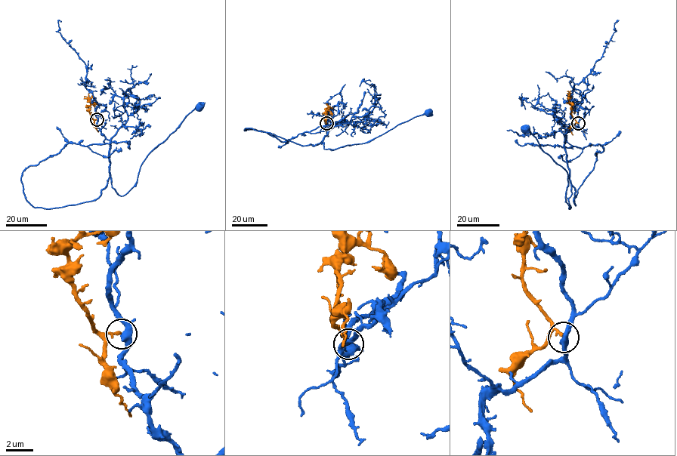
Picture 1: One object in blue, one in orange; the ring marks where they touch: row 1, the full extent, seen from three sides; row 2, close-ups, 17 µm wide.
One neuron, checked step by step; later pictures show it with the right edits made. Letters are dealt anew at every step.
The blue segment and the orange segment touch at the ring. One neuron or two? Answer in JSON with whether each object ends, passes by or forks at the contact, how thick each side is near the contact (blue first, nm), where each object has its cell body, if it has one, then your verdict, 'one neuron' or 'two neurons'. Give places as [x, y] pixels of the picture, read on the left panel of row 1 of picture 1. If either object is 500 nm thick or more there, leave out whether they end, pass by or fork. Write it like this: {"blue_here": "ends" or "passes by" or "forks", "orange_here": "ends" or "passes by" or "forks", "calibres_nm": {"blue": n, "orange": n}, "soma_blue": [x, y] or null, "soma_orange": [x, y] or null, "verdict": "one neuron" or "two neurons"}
{"blue_here": "forks", "orange_here": "ends", "calibres_nm": {"blue": 360, "orange": 200}, "soma_blue": [199, 106], "soma_orange": null, "verdict": "two neurons"}

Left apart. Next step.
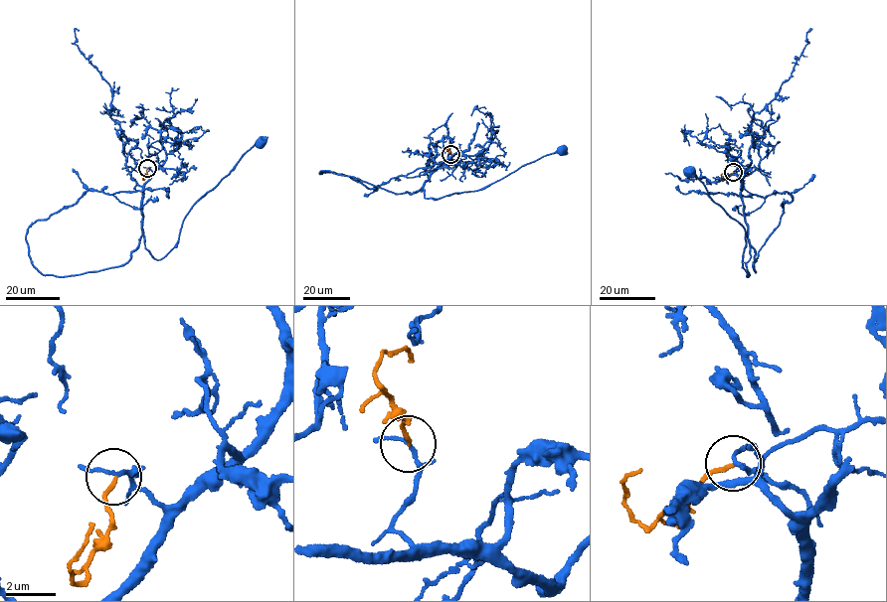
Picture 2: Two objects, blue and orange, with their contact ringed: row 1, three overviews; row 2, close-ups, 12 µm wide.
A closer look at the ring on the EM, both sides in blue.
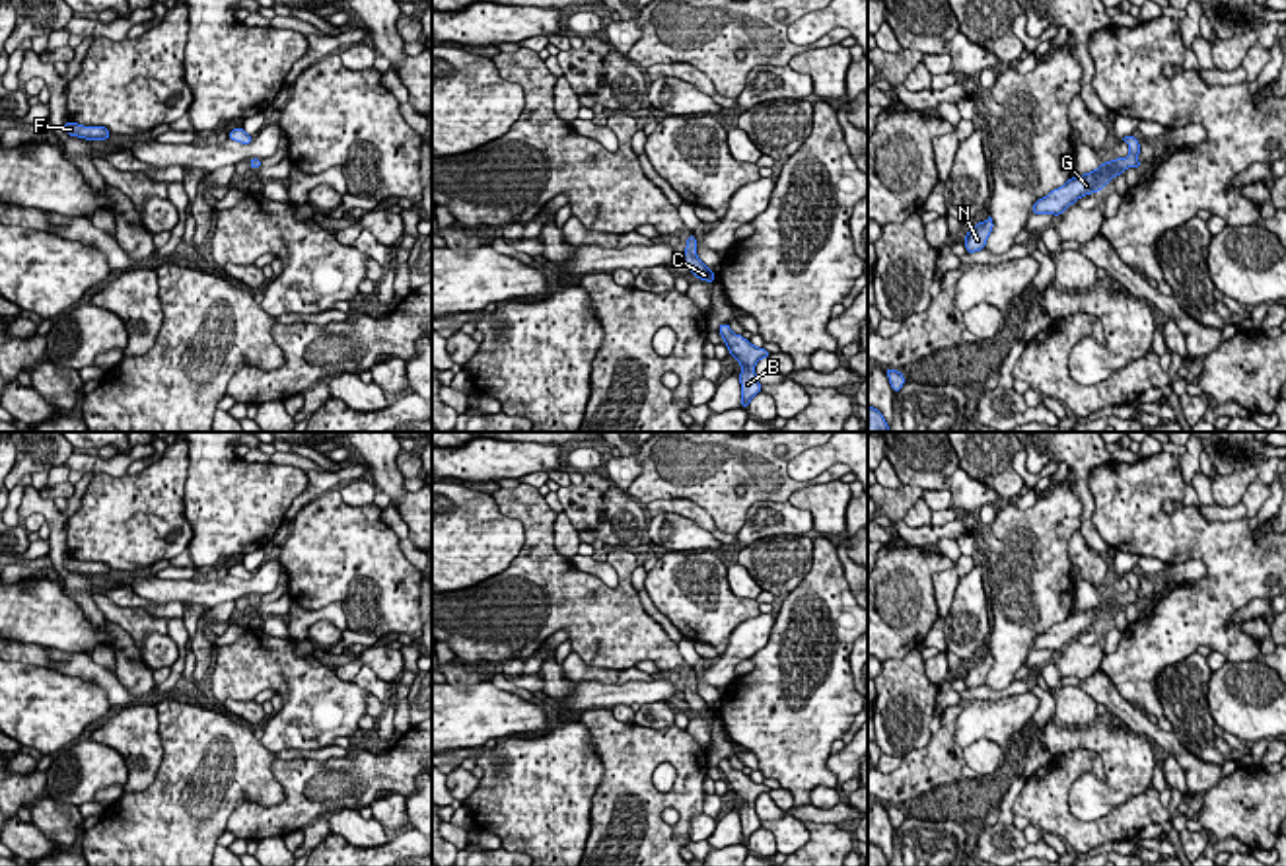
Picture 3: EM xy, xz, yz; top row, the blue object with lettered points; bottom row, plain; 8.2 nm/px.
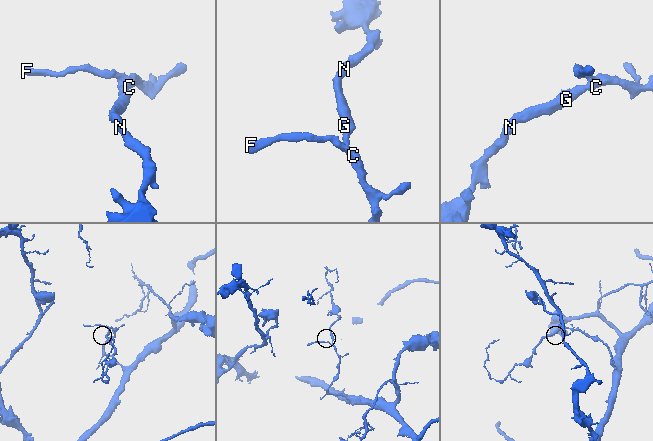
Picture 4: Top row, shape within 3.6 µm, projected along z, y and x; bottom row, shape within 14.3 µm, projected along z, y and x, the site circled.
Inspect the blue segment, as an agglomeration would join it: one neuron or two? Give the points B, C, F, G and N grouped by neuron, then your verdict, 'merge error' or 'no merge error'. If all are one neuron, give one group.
groups B C F G N; no merge error

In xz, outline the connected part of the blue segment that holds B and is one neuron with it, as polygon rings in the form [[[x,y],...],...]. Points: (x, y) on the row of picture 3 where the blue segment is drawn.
[[[722,323],[718,327],[718,333],[722,335],[730,356],[737,358],[741,364],[741,374],[739,374],[739,383],[741,383],[741,407],[747,409],[749,401],[761,393],[761,383],[755,376],[755,364],[761,358],[768,358],[770,352],[765,348],[757,348],[753,346],[747,339],[743,339],[741,335],[735,335],[730,329],[730,323]]]

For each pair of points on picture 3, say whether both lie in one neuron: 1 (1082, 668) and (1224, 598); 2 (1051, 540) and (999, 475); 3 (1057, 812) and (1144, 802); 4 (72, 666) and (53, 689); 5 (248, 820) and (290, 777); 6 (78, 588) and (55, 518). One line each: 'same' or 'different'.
1: different
2: different
3: same
4: different
5: same
6: same

